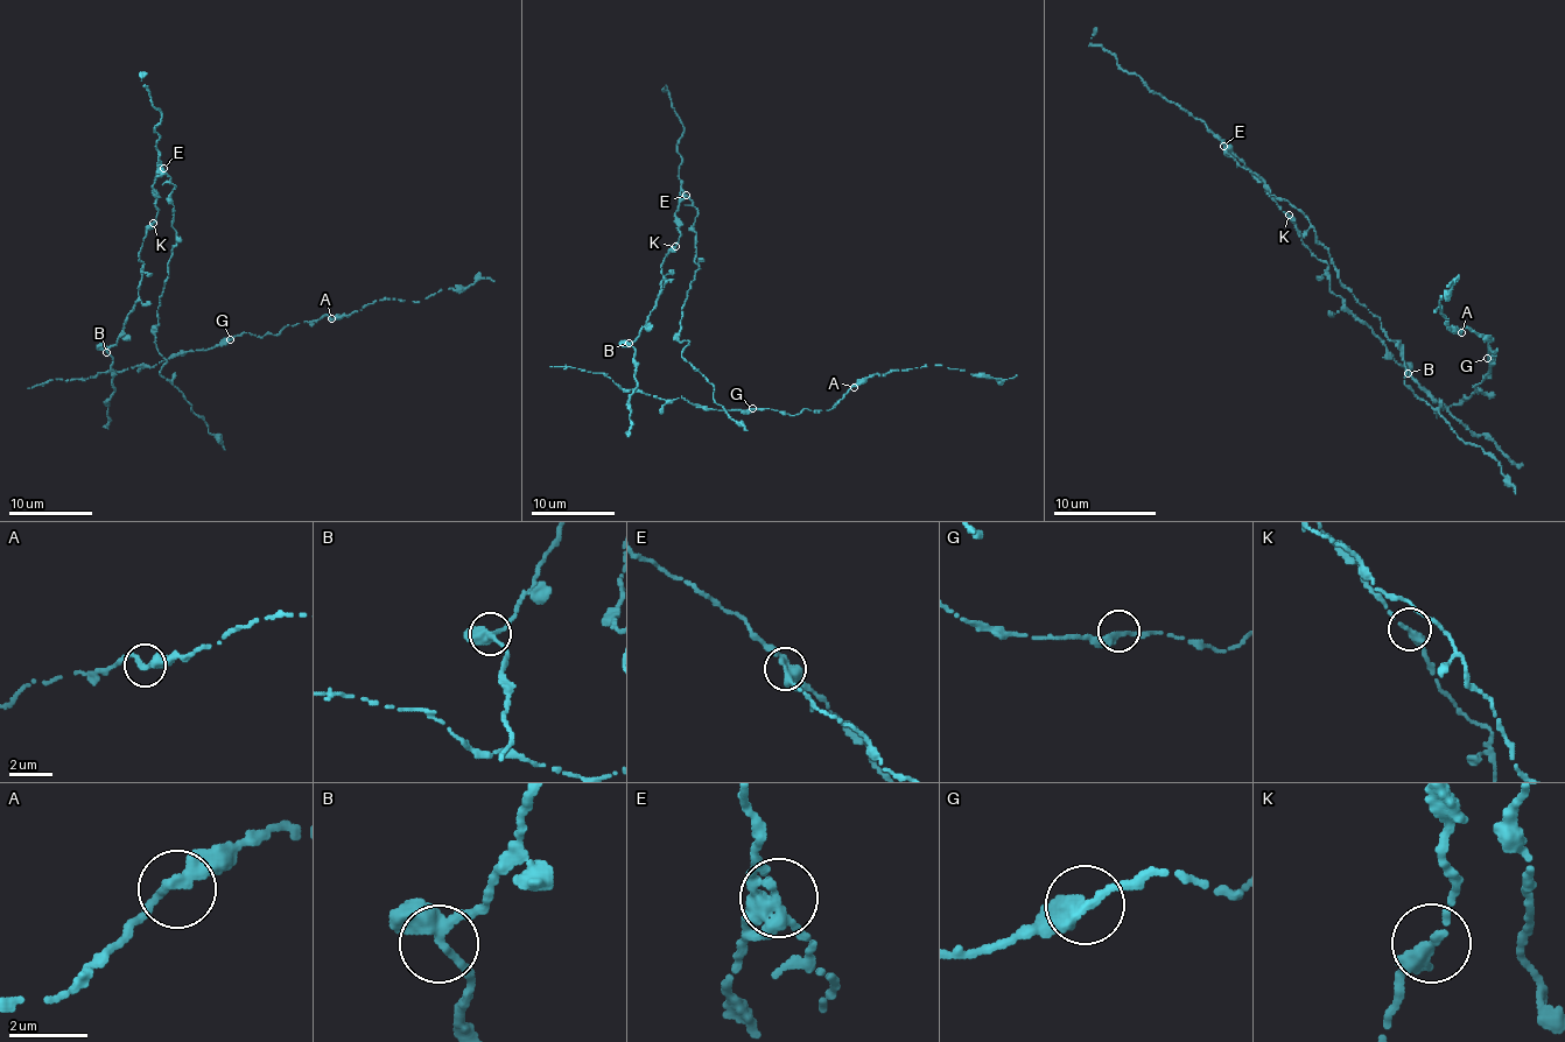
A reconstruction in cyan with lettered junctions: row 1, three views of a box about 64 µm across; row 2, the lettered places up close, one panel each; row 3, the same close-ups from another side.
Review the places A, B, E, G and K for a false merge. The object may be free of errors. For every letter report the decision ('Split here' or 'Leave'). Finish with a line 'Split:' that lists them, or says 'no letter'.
A: Leave
B: Leave
E: Leave
G: Leave
K: Leave
Split: no letter

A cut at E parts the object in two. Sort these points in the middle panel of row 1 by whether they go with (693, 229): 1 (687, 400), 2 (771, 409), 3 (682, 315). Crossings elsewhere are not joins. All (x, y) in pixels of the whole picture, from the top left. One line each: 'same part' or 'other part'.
1: other part
2: other part
3: same part

